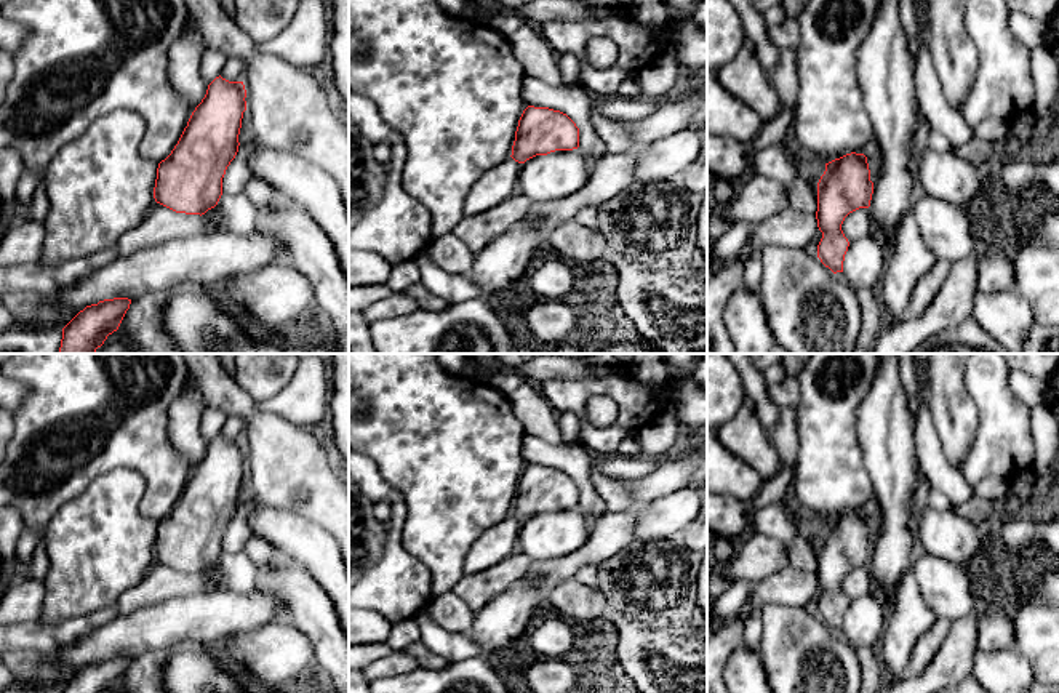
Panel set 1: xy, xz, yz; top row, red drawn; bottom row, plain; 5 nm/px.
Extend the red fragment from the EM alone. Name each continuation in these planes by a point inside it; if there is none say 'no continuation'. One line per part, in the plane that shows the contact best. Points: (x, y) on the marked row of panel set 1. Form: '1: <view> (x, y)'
1: xz (498, 183)

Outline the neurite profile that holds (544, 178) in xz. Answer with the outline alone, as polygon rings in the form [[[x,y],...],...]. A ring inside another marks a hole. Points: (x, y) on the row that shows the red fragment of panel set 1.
[[[555,150],[522,163],[517,189],[531,203],[544,203],[577,192],[589,178],[590,171],[582,150]]]

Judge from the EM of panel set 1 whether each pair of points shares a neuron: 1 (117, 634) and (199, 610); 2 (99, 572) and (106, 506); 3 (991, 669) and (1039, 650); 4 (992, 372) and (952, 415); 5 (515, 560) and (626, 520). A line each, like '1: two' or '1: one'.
1: one
2: one
3: two
4: two
5: two

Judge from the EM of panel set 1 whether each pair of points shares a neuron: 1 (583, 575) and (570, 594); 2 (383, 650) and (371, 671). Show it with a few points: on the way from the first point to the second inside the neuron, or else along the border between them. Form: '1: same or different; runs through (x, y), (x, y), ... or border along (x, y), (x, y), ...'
1: different; border along (573, 578), (595, 588)
2: different; border along (394, 652), (373, 661), (365, 669)

